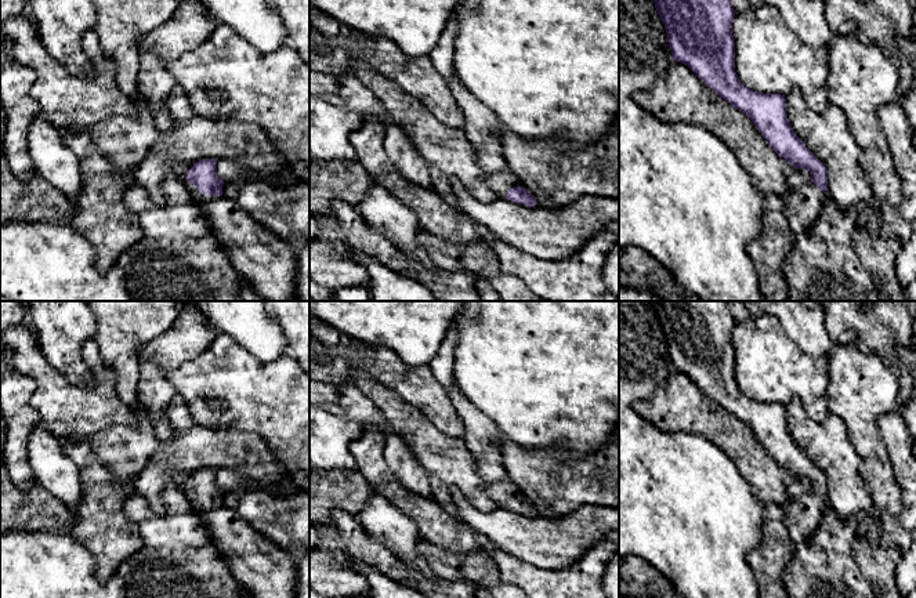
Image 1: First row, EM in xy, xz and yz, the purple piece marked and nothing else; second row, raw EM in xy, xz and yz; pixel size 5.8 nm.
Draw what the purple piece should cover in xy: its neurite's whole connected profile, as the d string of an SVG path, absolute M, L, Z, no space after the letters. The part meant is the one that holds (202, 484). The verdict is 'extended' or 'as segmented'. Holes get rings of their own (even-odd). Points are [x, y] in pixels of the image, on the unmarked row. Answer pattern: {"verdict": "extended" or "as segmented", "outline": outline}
{"verdict": "extended", "outline": "M203 468L182 490L232 576L254 598L296 598L297 555L276 546L222 505L217 468Z"}

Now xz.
{"verdict": "extended", "outline": "M511 479L488 483L486 494L500 508L506 507L528 517L537 514L536 507L522 496L521 489Z"}

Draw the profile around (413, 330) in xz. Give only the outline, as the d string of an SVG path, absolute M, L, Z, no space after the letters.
M309 301L309 315L366 344L391 349L409 366L428 365L466 301Z

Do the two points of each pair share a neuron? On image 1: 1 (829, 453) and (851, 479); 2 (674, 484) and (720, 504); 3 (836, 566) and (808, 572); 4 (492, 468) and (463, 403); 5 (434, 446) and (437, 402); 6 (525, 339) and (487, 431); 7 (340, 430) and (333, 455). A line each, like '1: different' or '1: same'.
1: same
2: same
3: same
4: same
5: different
6: different
7: same

